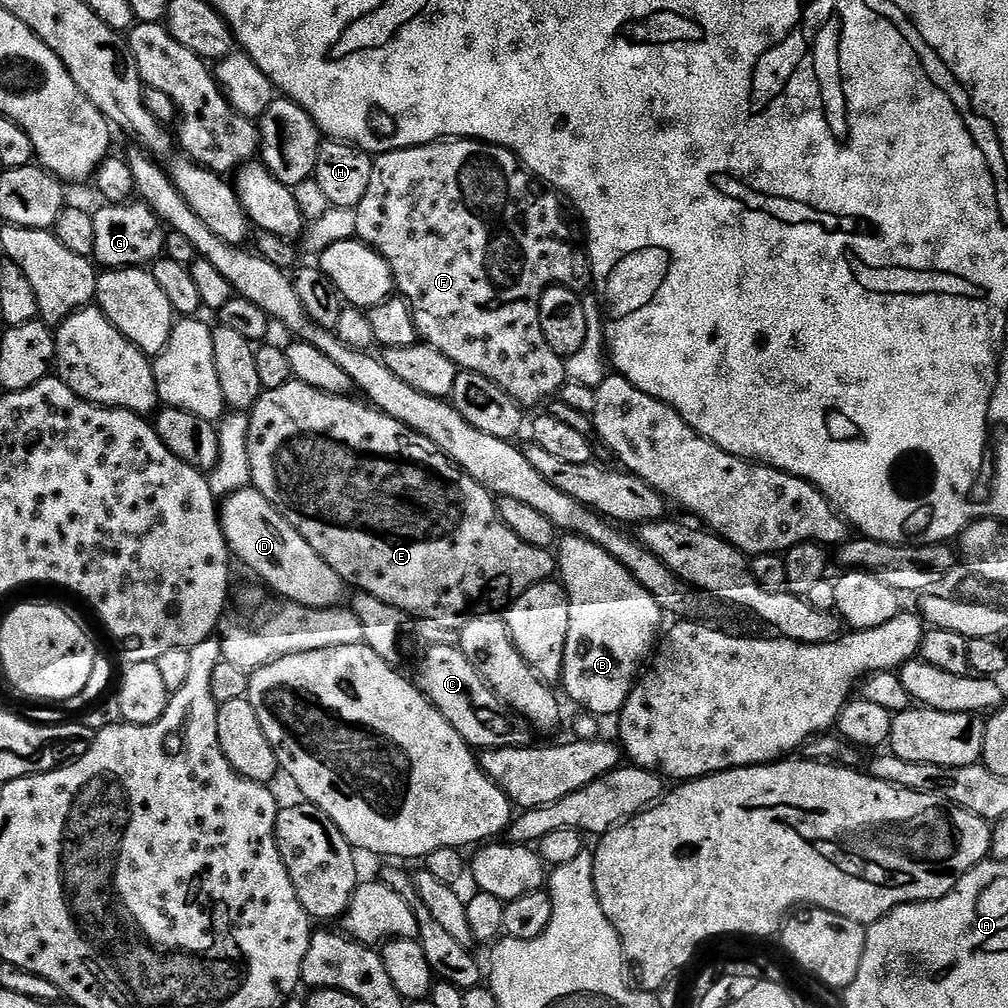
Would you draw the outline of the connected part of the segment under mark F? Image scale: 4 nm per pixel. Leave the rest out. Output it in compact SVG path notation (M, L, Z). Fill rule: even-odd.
M449 138L434 144L422 144L419 148L395 148L393 152L379 153L372 162L370 186L362 197L362 202L354 210L356 213L355 239L370 245L374 251L382 254L382 258L388 260L395 291L404 297L404 301L408 303L412 311L417 337L434 350L442 350L442 354L446 354L446 358L450 358L450 362L454 362L457 369L482 374L482 378L490 378L490 382L506 390L506 394L510 394L510 398L514 398L514 402L525 410L531 410L535 404L542 403L543 405L551 401L568 380L566 360L550 350L550 345L542 334L542 325L539 322L539 302L543 292L549 288L549 285L556 285L580 294L584 292L584 287L589 287L592 279L592 266L588 263L588 249L581 241L580 244L576 241L567 218L560 213L561 197L555 191L545 190L543 187L535 188L535 186L540 187L534 183L528 169L510 150L479 140Z

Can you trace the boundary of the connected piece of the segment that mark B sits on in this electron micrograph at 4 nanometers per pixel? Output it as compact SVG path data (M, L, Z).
M568 534L559 541L559 548L558 576L568 594L570 606L570 634L566 634L562 688L568 691L568 696L574 703L581 704L580 708L593 716L615 717L624 707L646 661L657 647L658 637L662 632L662 613L652 595L617 560L610 558L610 554L602 550L602 546L594 546L594 542L586 538Z

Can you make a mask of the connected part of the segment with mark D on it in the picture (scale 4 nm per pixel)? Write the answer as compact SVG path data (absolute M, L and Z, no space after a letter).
M249 486L233 496L223 497L218 511L229 553L235 559L237 556L254 575L261 576L269 589L272 587L278 595L285 596L285 601L323 609L335 608L343 601L340 599L346 591L344 580L316 553L314 546L262 498L257 488Z

